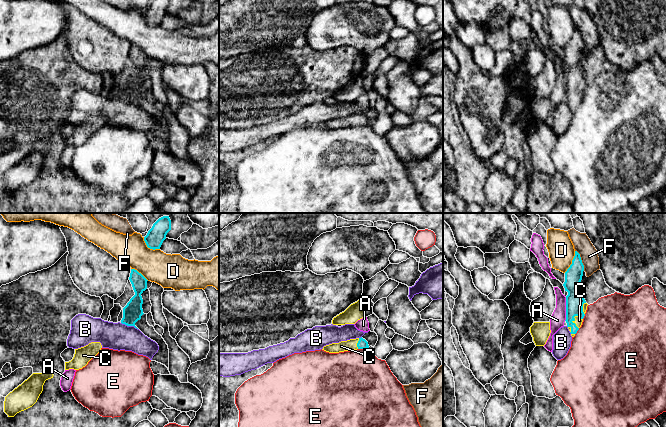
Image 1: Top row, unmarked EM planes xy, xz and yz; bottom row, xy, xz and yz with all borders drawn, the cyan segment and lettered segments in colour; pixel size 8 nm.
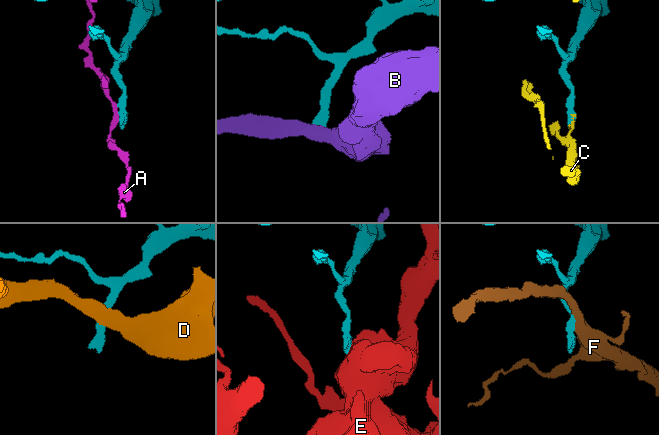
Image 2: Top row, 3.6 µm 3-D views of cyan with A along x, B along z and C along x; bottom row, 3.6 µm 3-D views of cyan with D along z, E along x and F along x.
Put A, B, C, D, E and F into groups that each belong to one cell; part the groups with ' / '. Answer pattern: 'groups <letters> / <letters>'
groups A / B / C / D / E / F

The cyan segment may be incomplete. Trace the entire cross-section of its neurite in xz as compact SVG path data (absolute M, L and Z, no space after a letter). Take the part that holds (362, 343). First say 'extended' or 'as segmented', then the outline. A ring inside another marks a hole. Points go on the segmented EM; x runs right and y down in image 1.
extended; M361 337L326 345L323 347L322 350L329 353L339 353L344 351L367 349L367 348L369 348L368 342Z

